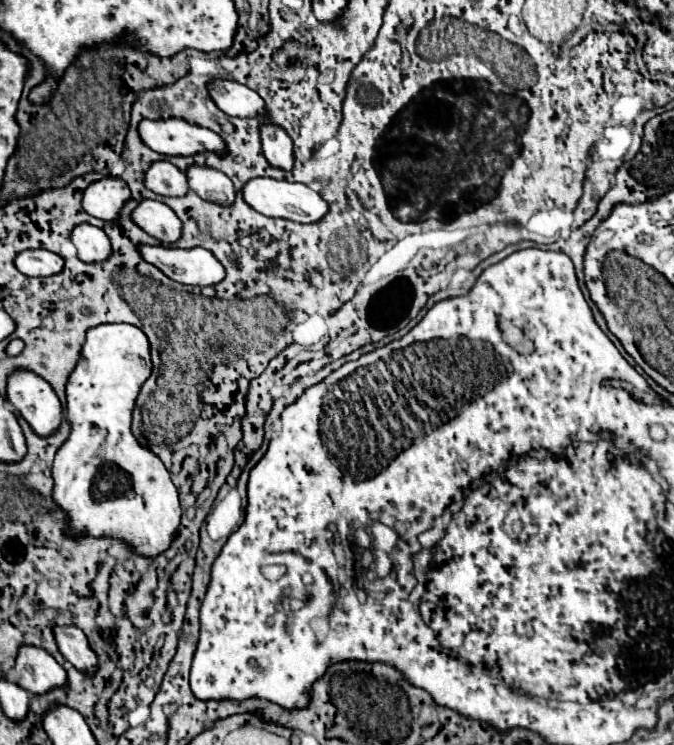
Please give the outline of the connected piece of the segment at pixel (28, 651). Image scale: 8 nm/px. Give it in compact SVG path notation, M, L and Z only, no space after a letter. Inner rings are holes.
M21 647L15 671L19 673L19 685L31 695L45 695L55 687L67 687L67 671L39 647Z

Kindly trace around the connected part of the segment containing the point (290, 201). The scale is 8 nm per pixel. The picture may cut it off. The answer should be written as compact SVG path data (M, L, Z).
M259 177L259 179L251 179L243 187L243 197L255 211L267 217L281 217L281 219L289 219L295 223L317 223L329 213L327 201L303 183L289 183L289 181Z

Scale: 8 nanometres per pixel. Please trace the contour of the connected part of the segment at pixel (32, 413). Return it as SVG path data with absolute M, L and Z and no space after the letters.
M15 371L9 375L7 397L37 435L49 437L61 425L61 401L39 375L31 371Z

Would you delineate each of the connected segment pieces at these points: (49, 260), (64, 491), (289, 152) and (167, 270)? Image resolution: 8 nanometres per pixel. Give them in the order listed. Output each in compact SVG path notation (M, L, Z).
M29 249L17 255L15 267L27 277L51 277L63 271L65 259L47 249Z
M107 323L107 325L97 325L93 329L87 331L87 341L81 349L81 359L77 363L77 367L73 369L73 373L69 375L67 381L67 417L71 419L71 435L69 439L63 443L63 447L57 451L55 455L55 463L53 463L53 501L55 505L67 515L67 533L73 539L81 539L81 537L111 537L117 541L123 541L127 547L133 549L133 553L141 555L141 557L157 557L163 551L167 551L173 543L173 539L179 533L179 523L181 523L181 507L179 507L179 499L177 499L177 489L169 477L169 471L165 469L165 465L161 463L159 457L155 457L149 449L141 447L137 443L137 439L131 433L131 411L135 405L135 399L139 395L141 385L149 379L151 375L151 353L149 353L149 339L147 335L135 327L135 325L127 325L127 323Z
M263 125L261 127L261 141L263 153L271 167L291 171L293 169L293 141L291 137L277 125Z
M139 245L145 261L157 265L169 279L183 285L217 285L225 277L223 265L207 249L167 249L165 245Z

